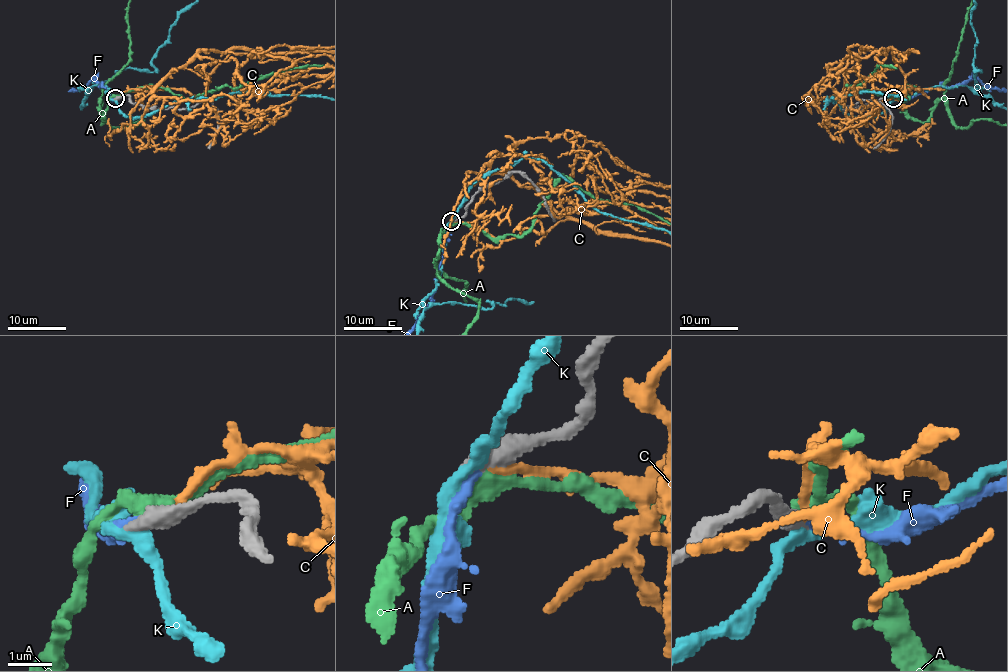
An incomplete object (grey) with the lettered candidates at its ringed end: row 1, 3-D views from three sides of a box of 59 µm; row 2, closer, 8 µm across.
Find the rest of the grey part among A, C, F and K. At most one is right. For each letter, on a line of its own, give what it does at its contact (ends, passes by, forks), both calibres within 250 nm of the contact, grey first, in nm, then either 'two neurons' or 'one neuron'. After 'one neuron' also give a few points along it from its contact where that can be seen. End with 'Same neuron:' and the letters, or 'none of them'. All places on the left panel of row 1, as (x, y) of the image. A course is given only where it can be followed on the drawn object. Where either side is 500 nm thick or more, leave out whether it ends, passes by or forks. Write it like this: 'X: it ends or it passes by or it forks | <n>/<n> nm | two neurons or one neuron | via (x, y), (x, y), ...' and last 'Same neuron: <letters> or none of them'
A: 500/380 nm | two neurons
C: 500/190 nm | two neurons
F: it ends | 480/320 nm | one neuron
K: it passes by | 480/280 nm | two neurons
Same neuron: F

